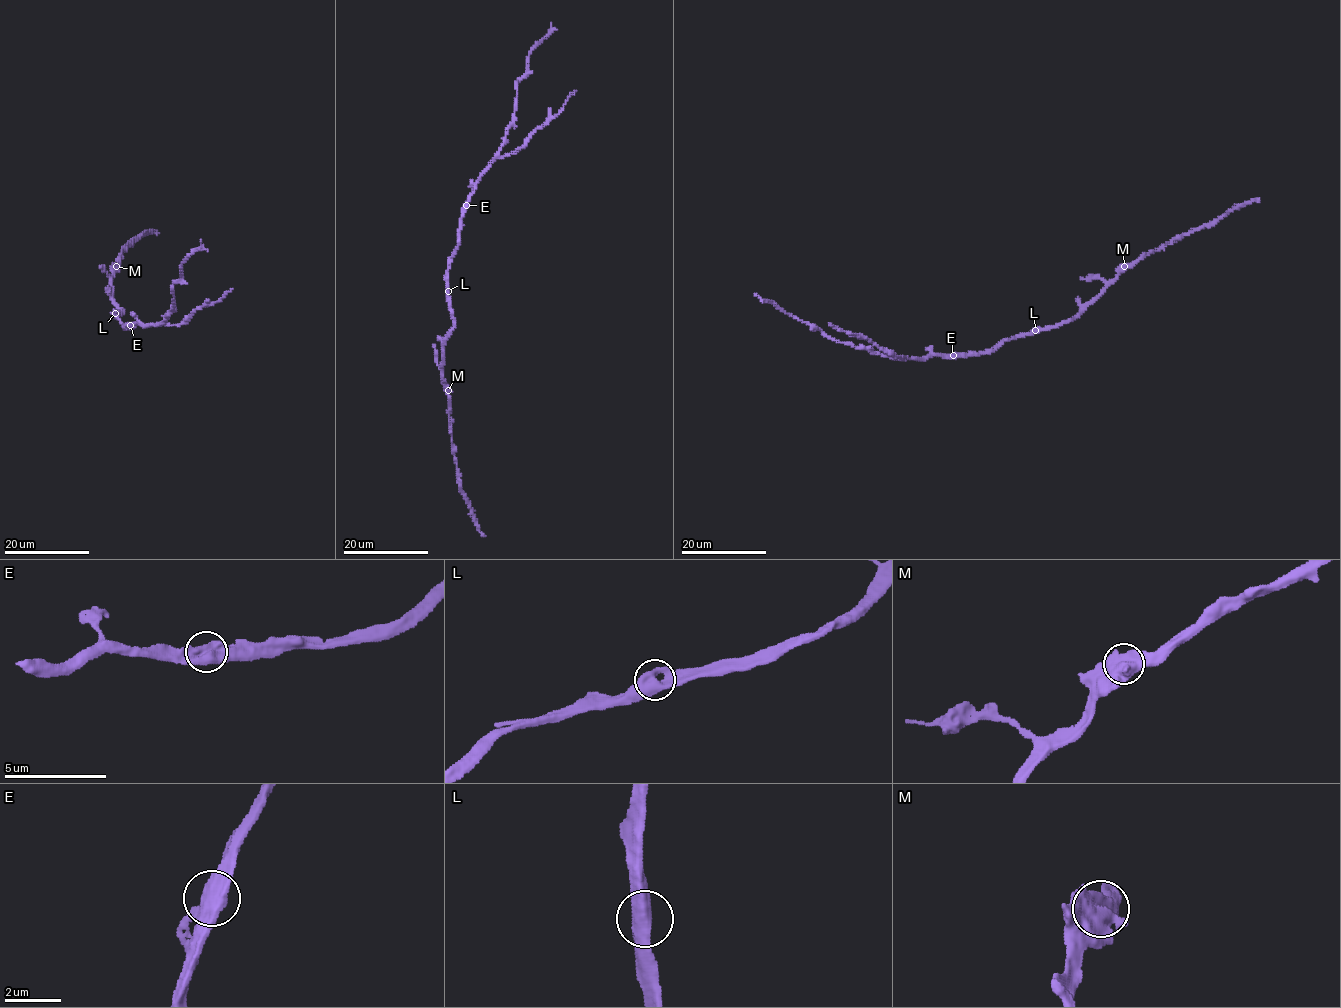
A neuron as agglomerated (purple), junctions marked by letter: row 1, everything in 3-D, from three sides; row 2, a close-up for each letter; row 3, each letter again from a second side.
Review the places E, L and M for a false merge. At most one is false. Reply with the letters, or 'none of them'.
none of them

